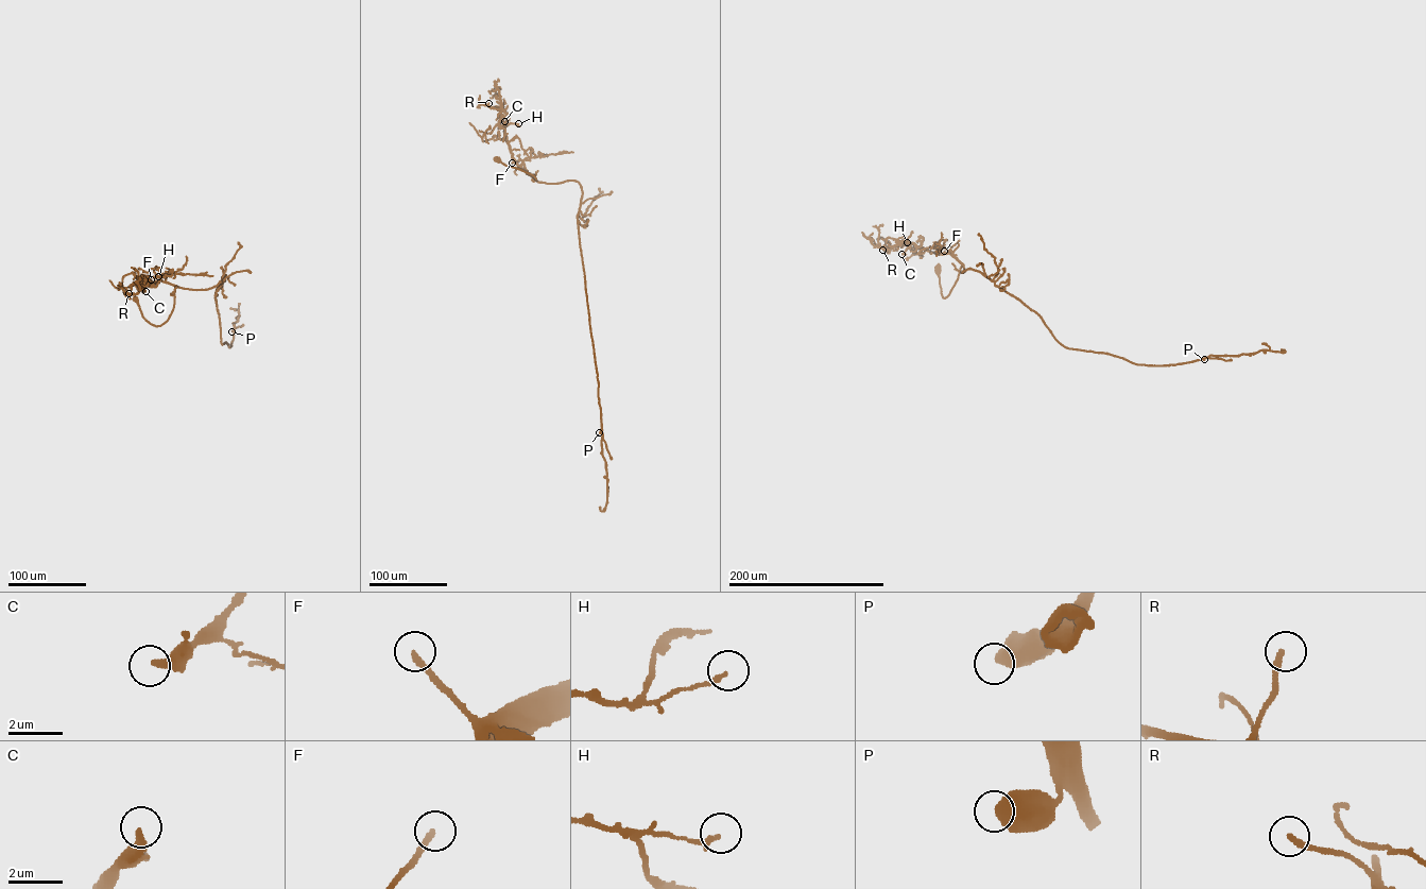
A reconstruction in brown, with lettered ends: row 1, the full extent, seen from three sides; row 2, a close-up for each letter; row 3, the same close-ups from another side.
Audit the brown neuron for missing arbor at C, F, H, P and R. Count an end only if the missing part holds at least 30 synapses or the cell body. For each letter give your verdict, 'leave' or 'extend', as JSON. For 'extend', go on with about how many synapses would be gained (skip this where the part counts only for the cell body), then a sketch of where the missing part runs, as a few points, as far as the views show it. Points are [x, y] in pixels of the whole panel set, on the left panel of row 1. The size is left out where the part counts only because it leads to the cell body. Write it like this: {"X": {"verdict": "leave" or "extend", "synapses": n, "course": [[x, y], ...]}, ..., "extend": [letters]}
{"C": {"verdict": "leave"}, "F": {"verdict": "extend", "synapses": 50, "course": [[151, 279], [147, 278], [143, 266]]}, "H": {"verdict": "leave"}, "P": {"verdict": "leave"}, "R": {"verdict": "leave"}, "extend": ["F"]}

